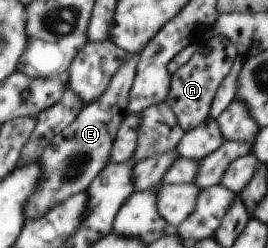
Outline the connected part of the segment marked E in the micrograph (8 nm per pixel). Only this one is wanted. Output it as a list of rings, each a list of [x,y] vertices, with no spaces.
[[[128,54],[120,69],[114,74],[107,90],[91,104],[85,104],[76,119],[62,133],[52,138],[39,157],[44,165],[46,178],[38,193],[34,193],[28,207],[26,219],[34,220],[47,214],[55,205],[62,203],[74,194],[86,192],[96,177],[111,163],[111,149],[118,137],[119,126],[130,115],[130,91],[135,81],[139,54]]]

